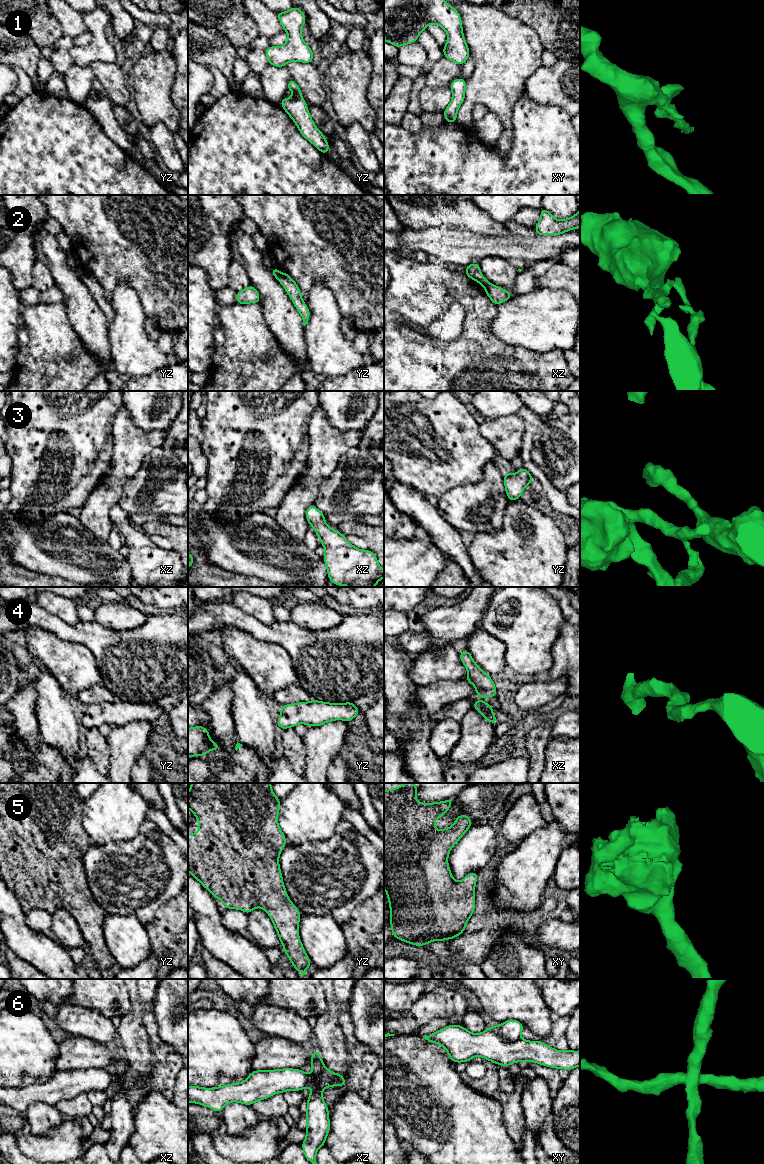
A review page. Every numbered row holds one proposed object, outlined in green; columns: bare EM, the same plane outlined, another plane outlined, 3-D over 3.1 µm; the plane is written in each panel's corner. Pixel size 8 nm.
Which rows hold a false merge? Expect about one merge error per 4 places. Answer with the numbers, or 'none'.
2, 6

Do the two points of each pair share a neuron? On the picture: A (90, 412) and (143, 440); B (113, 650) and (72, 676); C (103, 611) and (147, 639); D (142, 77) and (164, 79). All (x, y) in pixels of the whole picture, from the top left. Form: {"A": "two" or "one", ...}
{"A": "two", "B": "two", "C": "two", "D": "one"}

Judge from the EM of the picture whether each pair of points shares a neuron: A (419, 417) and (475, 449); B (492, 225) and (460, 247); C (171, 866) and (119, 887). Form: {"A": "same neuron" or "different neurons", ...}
{"A": "same neuron", "B": "different neurons", "C": "same neuron"}

